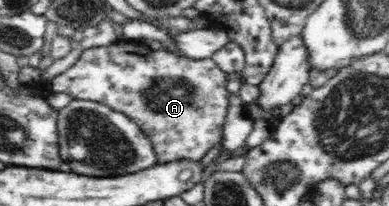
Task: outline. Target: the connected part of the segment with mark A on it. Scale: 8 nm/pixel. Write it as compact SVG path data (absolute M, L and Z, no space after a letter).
M141 41L116 42L110 46L85 49L74 65L54 76L46 86L52 92L70 94L76 100L90 100L105 104L116 112L136 120L154 147L157 164L170 160L193 160L200 162L206 152L223 143L223 128L228 114L228 80L240 79L242 73L224 72L211 59L194 60L166 50L153 50Z

